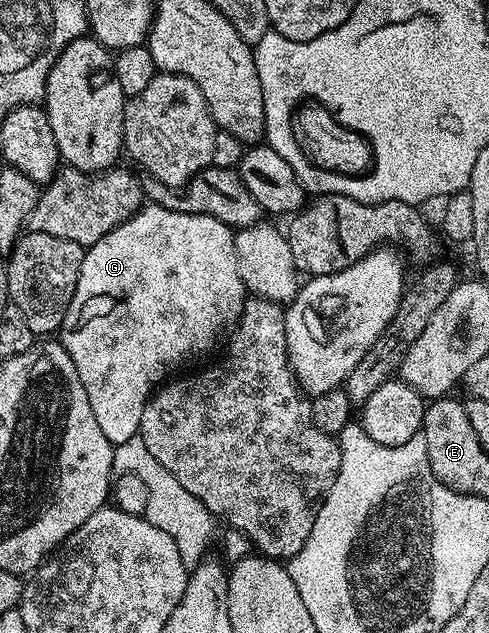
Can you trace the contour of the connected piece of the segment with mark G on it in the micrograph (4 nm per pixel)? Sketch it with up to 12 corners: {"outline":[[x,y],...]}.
{"outline":[[148,203],[58,340],[102,435],[240,320],[233,230]]}

